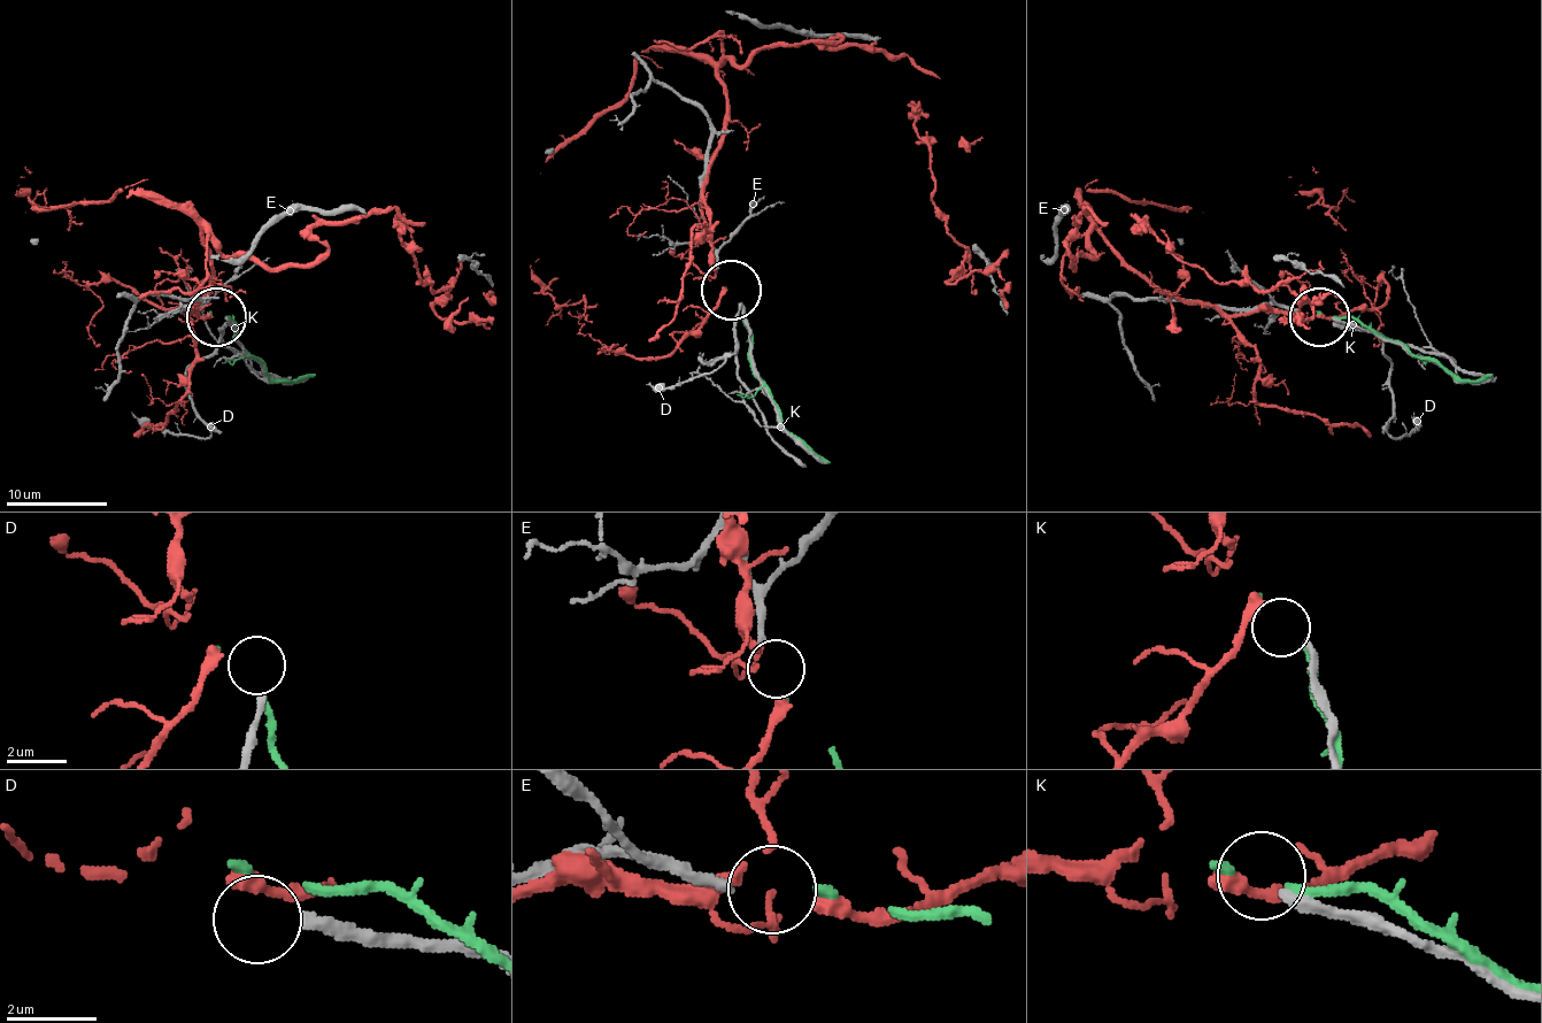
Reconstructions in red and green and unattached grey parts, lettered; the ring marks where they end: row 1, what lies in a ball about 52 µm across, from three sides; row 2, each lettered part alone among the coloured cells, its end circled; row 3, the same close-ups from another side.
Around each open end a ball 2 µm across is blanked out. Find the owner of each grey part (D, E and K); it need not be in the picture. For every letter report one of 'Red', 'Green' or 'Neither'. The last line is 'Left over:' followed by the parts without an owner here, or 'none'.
D: Neither
E: Green
K: Red
Left over: D

